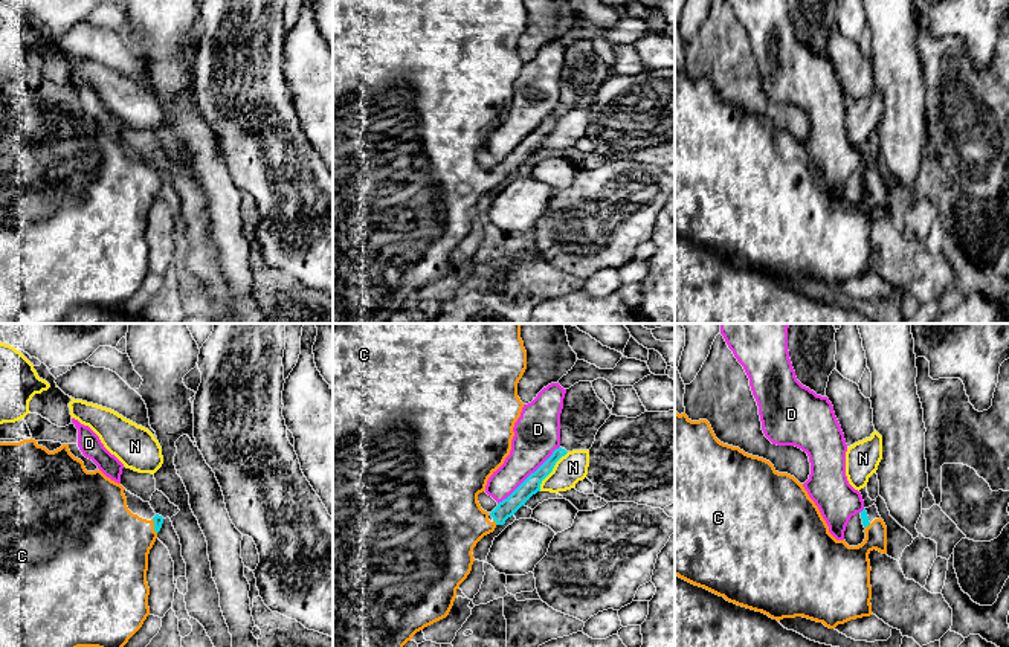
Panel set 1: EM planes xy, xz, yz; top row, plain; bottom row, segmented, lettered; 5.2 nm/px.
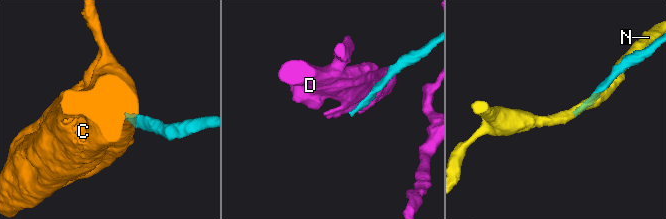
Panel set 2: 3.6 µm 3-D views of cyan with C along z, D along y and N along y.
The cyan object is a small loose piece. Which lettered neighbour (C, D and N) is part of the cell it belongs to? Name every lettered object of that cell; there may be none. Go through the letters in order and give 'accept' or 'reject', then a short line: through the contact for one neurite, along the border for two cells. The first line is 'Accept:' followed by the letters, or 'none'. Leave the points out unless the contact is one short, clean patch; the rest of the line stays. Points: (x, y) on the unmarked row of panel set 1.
Accept: C
C: accept; line xz (506, 167), (495, 179), (448, 179)
D: reject
N: reject

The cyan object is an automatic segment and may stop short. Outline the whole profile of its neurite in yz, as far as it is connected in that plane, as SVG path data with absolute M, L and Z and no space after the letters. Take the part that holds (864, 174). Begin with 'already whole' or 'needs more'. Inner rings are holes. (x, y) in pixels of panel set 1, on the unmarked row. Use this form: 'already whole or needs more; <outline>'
needs more; M675 69L675 233L679 237L695 244L704 246L719 255L724 255L730 261L762 270L777 279L783 276L803 275L817 281L823 281L829 287L835 287L838 282L844 282L850 278L873 273L870 262L872 226L869 212L873 208L887 212L887 185L881 175L870 182L866 166L861 169L861 177L866 186L866 197L861 203L849 204L846 198L837 198L829 191L826 179L823 177L815 160L809 156L803 142L800 142L794 134L788 131L779 131L774 124L763 116L748 113L739 105L720 101L707 78L691 79L685 70L679 73Z

